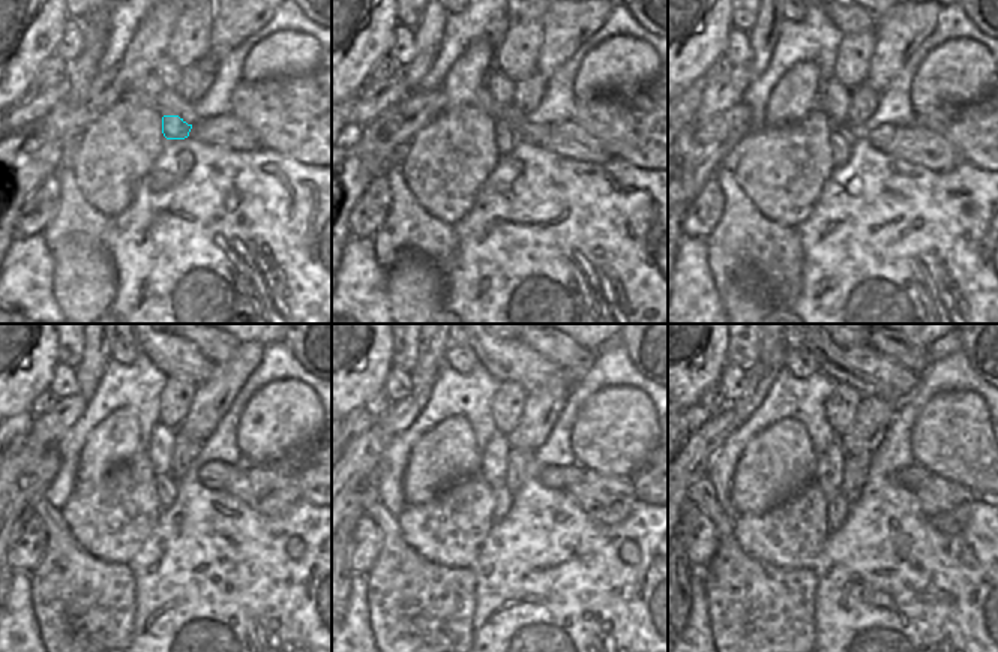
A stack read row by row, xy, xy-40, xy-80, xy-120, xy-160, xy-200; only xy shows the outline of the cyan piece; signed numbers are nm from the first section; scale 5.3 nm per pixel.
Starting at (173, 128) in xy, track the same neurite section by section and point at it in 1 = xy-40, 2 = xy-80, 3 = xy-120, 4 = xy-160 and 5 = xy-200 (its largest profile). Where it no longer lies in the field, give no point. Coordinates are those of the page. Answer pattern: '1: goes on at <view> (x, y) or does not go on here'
1: goes on at xy-40 (508, 135)
2: goes on at xy-80 (841, 140)
3: goes on at xy-120 (165, 486)
4: goes on at xy-160 (503, 496)
5: goes on at xy-200 (838, 510)

